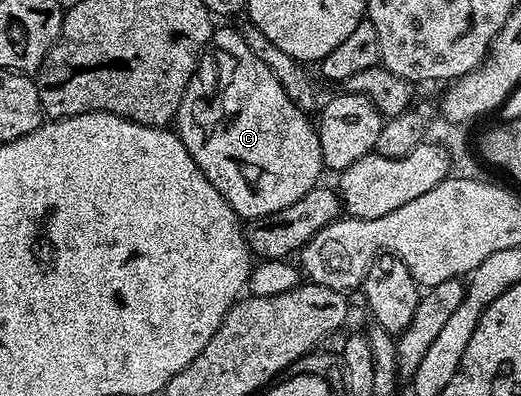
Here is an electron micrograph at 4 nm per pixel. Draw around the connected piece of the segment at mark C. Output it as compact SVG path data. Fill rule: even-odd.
M215 27L210 36L210 43L206 51L202 53L202 59L198 62L198 69L195 70L193 78L188 82L188 90L184 94L176 117L176 131L178 137L184 142L188 154L192 154L196 166L200 166L200 170L204 170L204 178L208 178L208 182L212 182L212 186L216 186L216 190L220 190L220 194L228 202L228 206L232 206L234 213L246 222L268 214L276 214L280 210L284 210L284 206L292 206L292 202L300 202L300 198L304 198L308 194L308 190L319 187L321 180L318 179L321 178L322 172L324 173L317 127L312 123L311 117L294 105L292 98L288 98L288 94L284 94L284 86L280 86L280 82L276 82L276 74L272 74L272 70L268 70L268 66L264 66L264 62L260 62L260 58L256 58L256 54L252 54L248 42L244 42L242 33L237 27Z

